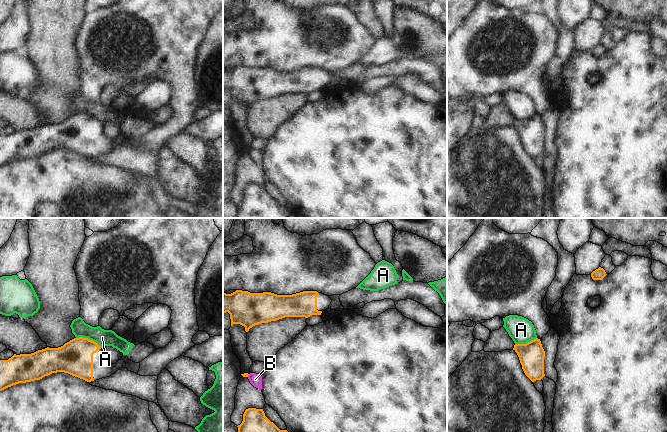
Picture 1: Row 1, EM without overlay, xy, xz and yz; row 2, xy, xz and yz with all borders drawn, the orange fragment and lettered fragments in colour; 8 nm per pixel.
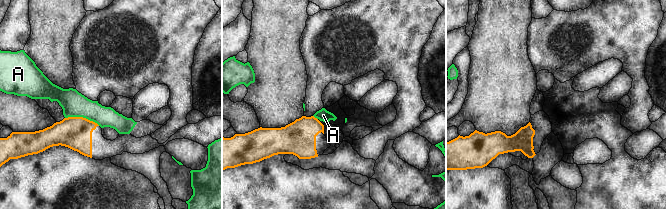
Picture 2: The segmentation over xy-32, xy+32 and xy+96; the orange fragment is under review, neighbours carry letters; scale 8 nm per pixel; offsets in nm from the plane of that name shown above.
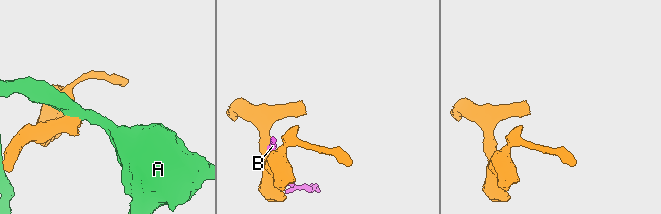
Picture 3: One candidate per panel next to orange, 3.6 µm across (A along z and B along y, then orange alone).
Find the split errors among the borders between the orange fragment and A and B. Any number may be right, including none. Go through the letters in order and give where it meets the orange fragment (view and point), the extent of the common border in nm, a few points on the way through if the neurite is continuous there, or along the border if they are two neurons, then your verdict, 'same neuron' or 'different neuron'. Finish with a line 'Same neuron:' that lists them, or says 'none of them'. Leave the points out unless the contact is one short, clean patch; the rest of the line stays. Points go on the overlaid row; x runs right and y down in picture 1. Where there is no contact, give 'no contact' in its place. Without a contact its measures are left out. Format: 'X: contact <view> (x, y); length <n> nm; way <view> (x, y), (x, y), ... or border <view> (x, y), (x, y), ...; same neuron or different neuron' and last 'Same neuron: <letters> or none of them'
A: contact xy (88, 339); length 220 nm; border xy (76, 337), (87, 337), (101, 347); different neuron
B: contact xz (248, 374); length 30 nm; border xz (249, 374), (247, 376); different neuron
Same neuron: none of them

